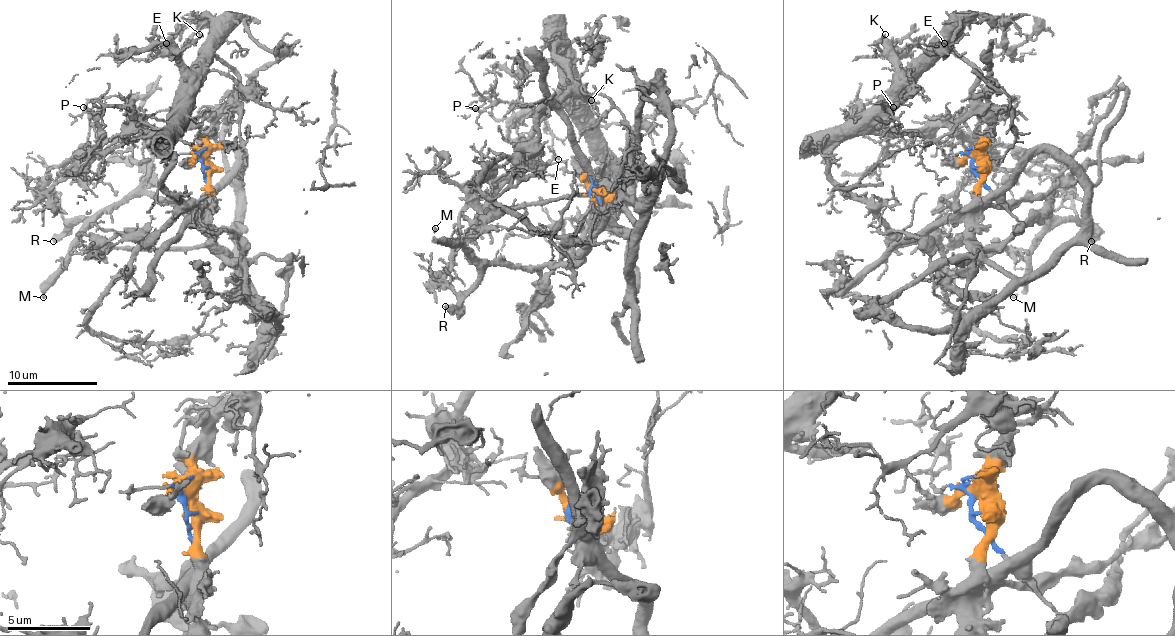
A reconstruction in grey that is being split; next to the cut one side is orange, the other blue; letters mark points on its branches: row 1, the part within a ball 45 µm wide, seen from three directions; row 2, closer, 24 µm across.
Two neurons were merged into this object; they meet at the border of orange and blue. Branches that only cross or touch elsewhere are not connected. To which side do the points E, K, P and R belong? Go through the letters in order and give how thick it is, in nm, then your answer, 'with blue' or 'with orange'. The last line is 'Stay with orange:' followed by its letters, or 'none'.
E: calibre 160 nm; with orange
K: calibre 150 nm; with orange
P: calibre 120 nm; with orange
R: calibre 480 nm; with blue
Stay with orange: E, K, P

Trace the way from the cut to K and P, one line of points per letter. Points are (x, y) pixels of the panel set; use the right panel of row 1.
K: (976, 166), (987, 123), (974, 96), (981, 74), (954, 51), (898, 67), (877, 47), (884, 33)
P: (976, 166), (987, 123), (974, 96), (981, 74), (954, 51), (929, 51), (846, 130), (853, 107), (893, 107)

